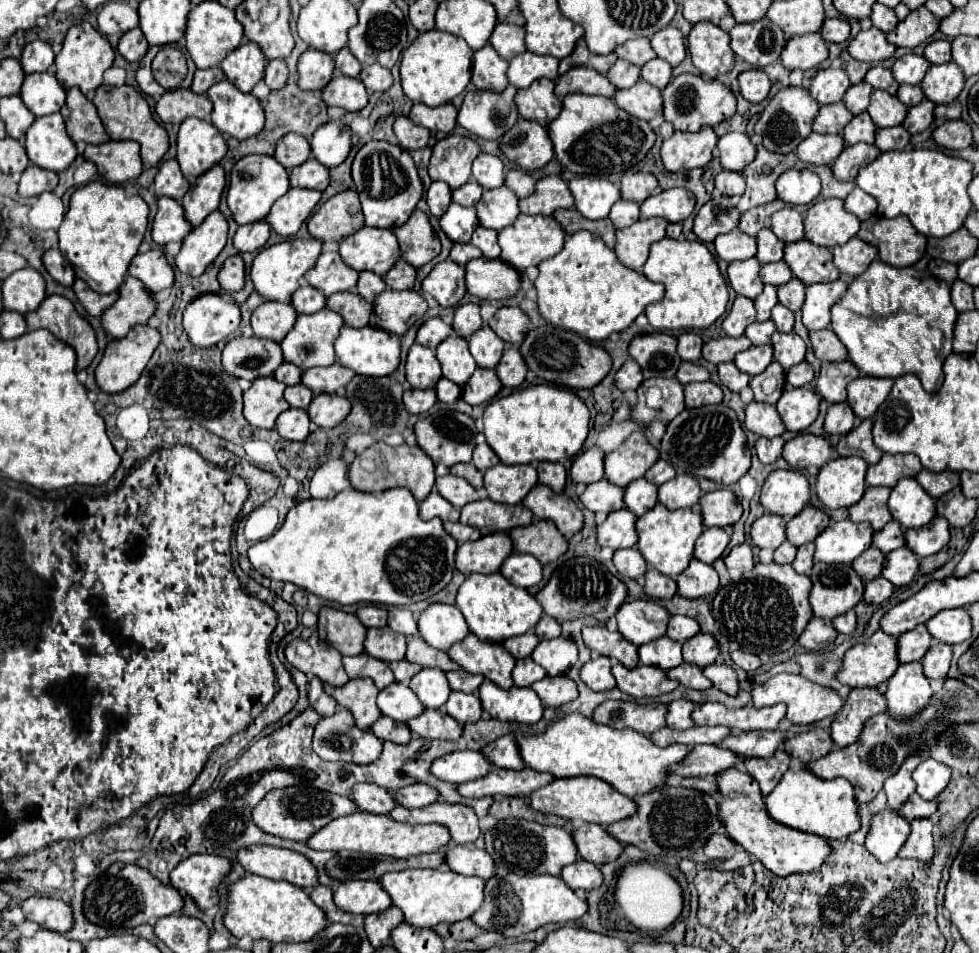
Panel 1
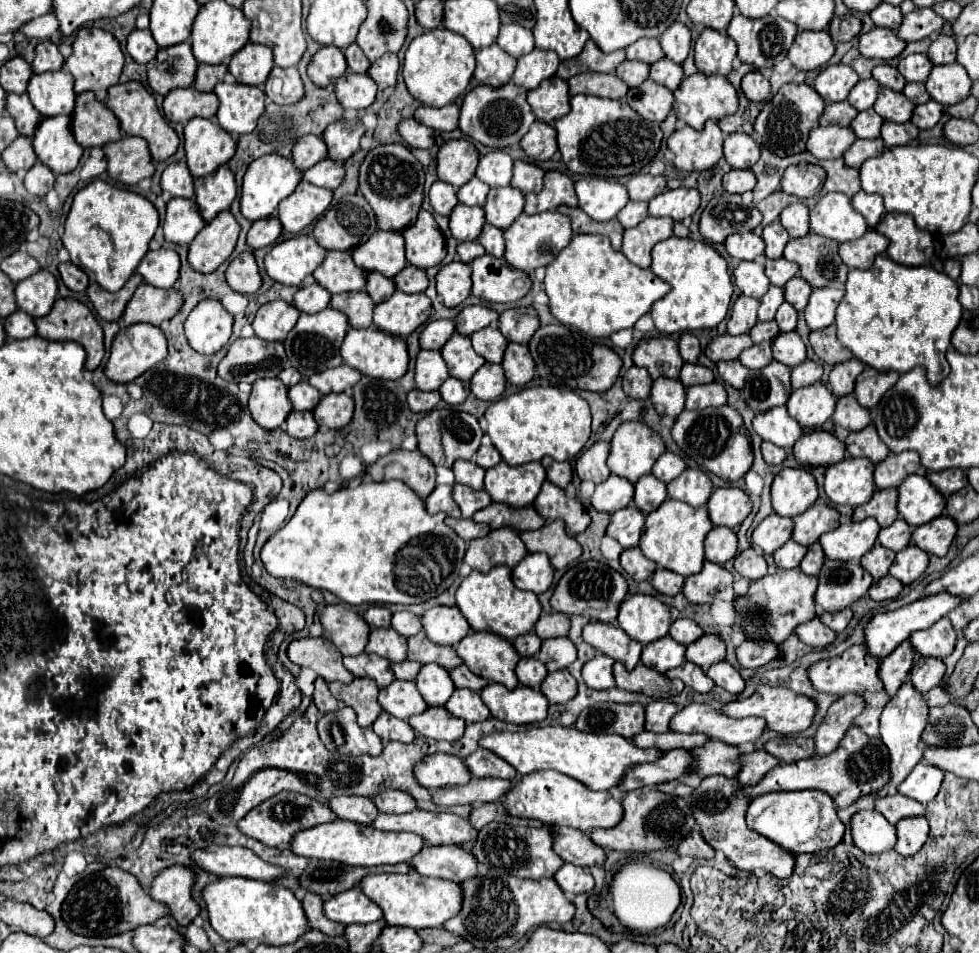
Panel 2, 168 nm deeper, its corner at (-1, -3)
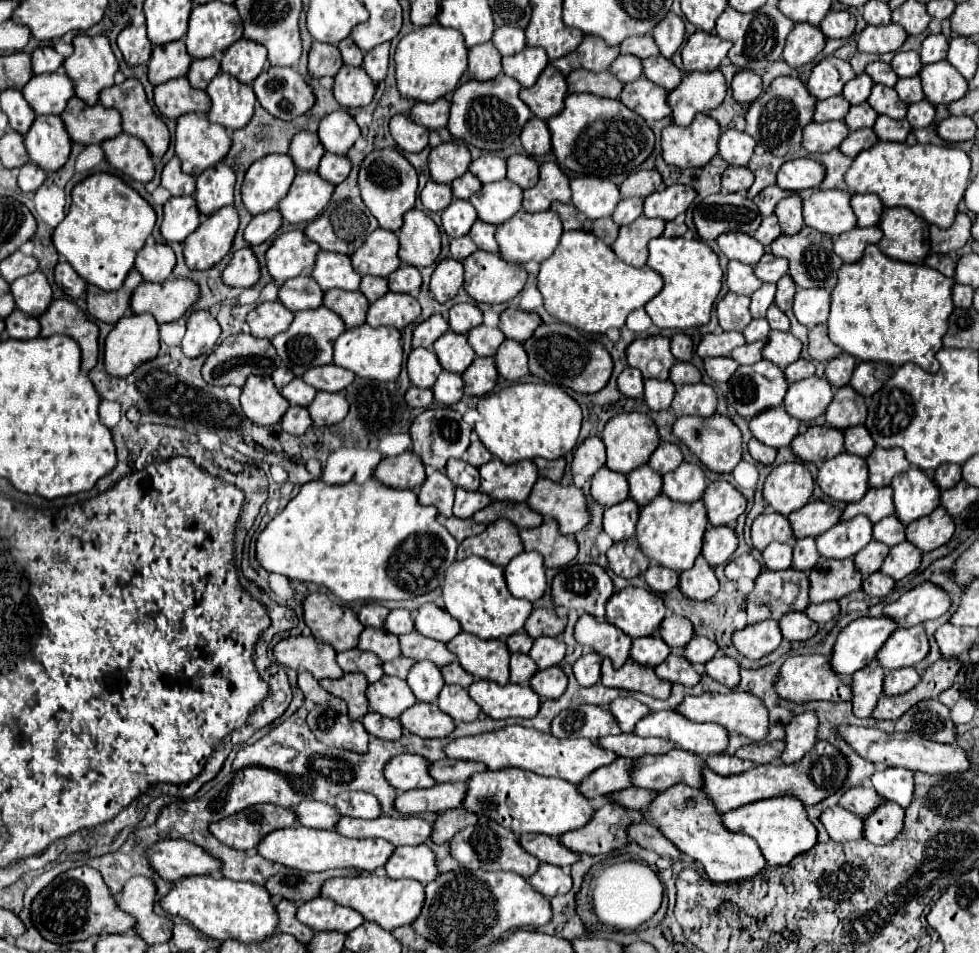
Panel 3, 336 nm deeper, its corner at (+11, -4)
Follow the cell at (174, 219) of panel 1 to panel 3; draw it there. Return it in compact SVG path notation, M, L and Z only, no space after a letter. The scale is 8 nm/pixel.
M193 195L183 197L171 197L165 203L163 211L163 223L161 223L161 235L167 243L179 241L183 243L187 235L191 235L201 223L201 215L197 211L197 203Z

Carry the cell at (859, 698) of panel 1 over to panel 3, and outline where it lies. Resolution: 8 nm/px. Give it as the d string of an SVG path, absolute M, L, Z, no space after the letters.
M805 711L789 721L785 727L785 751L781 753L783 763L793 763L801 759L817 741L817 715Z

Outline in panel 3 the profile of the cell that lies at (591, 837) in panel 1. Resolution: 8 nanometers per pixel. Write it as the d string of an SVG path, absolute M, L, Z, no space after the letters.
M519 835L519 845L537 857L541 863L551 863L557 867L569 867L577 861L577 855L569 851L567 847L561 847L561 841L557 837L549 835Z

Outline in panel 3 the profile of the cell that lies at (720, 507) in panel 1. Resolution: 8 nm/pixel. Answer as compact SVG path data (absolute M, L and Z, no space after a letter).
M713 481L703 493L703 503L711 525L731 525L747 507L747 499L727 481Z

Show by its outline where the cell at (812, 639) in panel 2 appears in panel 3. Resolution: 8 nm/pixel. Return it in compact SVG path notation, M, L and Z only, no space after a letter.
M789 611L789 615L783 615L779 619L779 627L787 641L807 641L817 633L817 623L801 611Z

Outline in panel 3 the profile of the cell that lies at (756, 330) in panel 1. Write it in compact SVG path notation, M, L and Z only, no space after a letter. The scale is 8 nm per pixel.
M753 319L747 327L745 327L745 331L743 331L743 335L745 335L745 339L747 339L747 343L755 343L755 341L765 341L767 339L767 335L769 335L769 323L767 323L767 319Z

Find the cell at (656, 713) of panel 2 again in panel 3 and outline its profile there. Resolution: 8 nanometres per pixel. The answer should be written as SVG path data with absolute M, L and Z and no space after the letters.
M621 697L615 699L615 703L607 707L609 711L613 711L613 717L617 719L617 725L621 727L623 733L633 733L633 727L639 719L643 719L645 715L649 715L649 707L645 707L643 703L639 703L633 697Z

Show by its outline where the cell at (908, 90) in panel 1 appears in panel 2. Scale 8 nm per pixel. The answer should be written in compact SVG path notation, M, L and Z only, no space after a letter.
M921 82L905 84L903 94L905 94L913 104L925 104L927 100L931 100L931 96L929 96L927 90L925 90L925 84L921 84Z

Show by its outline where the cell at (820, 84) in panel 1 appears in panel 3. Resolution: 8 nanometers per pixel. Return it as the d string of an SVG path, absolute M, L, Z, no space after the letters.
M827 57L813 67L807 87L809 87L809 93L815 95L817 99L827 99L841 93L843 85L853 77L855 77L855 71L847 61L837 57Z

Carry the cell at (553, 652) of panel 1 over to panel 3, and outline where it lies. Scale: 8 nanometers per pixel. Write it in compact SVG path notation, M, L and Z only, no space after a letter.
M539 637L533 641L533 647L529 651L533 661L539 669L547 669L553 665L559 665L565 657L565 643L561 637Z

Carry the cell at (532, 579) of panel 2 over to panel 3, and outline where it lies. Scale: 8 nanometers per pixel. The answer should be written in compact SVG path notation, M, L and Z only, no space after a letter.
M527 551L519 553L505 567L505 579L511 595L519 599L529 599L529 601L541 599L547 589L545 565L541 555L527 553Z

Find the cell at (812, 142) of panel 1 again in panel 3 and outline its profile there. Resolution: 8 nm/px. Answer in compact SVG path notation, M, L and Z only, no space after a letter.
M811 121L803 129L803 147L809 153L827 153L839 147L847 135L849 127L845 127L845 121Z

